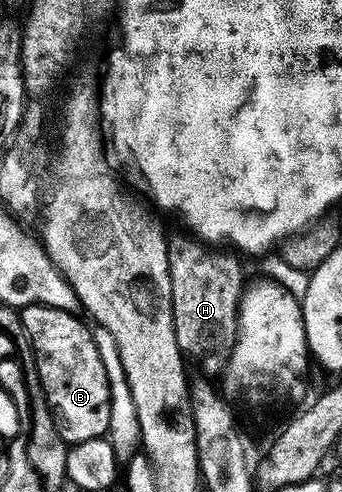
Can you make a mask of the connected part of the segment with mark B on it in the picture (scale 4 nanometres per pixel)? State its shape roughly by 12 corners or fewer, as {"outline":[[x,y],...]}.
{"outline":[[75,313],[20,315],[70,446],[105,437],[110,376]]}

